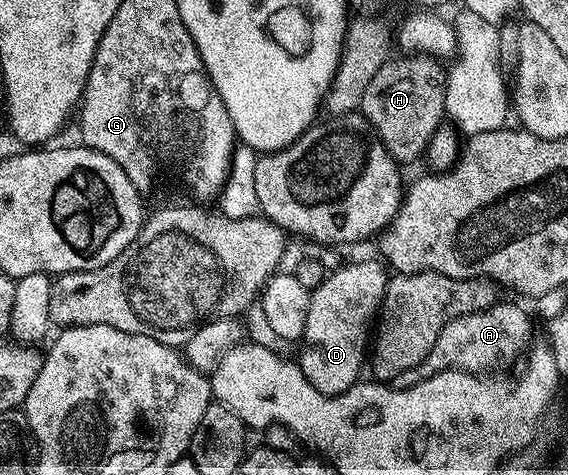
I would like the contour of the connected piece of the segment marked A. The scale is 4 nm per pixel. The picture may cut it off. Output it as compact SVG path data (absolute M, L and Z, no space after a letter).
M499 303L491 309L469 313L452 319L442 328L432 351L414 369L396 375L392 382L395 389L406 389L424 377L443 373L446 369L461 369L463 373L485 374L498 371L501 365L510 365L521 358L531 344L530 317L518 305Z

